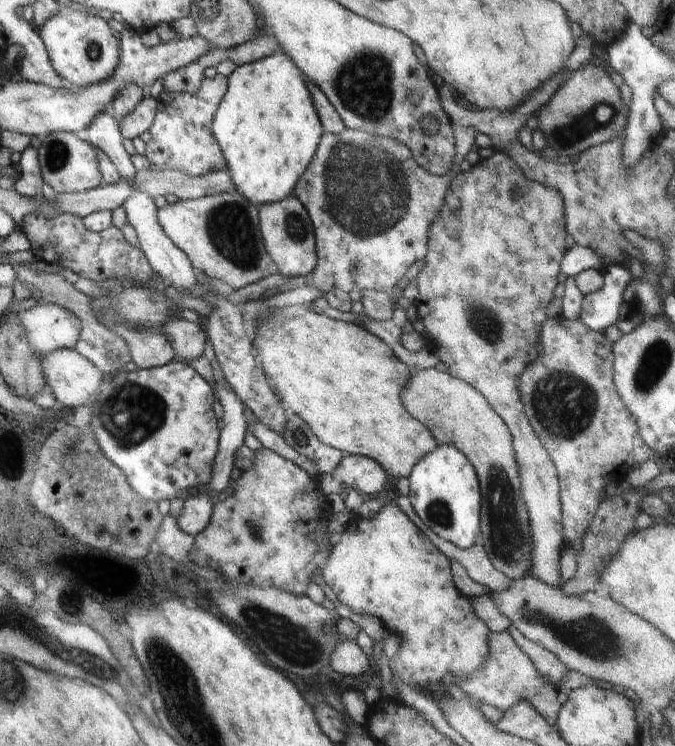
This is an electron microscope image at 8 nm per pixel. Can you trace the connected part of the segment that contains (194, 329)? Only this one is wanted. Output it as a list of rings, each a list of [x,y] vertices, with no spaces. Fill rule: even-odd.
[[[170,318],[163,324],[161,331],[179,360],[190,363],[203,355],[207,336],[200,325],[186,319]]]

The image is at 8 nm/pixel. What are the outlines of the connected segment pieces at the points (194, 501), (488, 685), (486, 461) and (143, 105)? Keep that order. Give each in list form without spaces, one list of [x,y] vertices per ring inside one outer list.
[[[199,493],[197,496],[188,496],[182,503],[183,507],[177,516],[180,530],[192,535],[201,533],[206,528],[215,505],[212,498],[206,493]]]
[[[506,630],[501,633],[492,633],[489,636],[489,658],[478,673],[469,679],[461,679],[456,684],[476,699],[482,700],[485,705],[490,704],[505,713],[519,701],[528,701],[540,716],[550,724],[556,726],[557,714],[561,709],[558,701],[558,686],[548,684],[536,670],[530,657],[515,643],[512,635]]]
[[[435,368],[410,370],[411,379],[402,396],[406,410],[430,430],[438,445],[450,445],[460,450],[478,475],[482,496],[480,540],[490,562],[510,580],[528,577],[533,566],[533,538],[520,496],[519,470],[509,428],[486,398],[462,379]]]
[[[151,95],[144,97],[125,117],[118,126],[123,138],[136,138],[148,130],[155,119],[158,110],[158,100]]]

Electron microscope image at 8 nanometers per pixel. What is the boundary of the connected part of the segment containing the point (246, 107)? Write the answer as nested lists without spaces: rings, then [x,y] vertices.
[[[282,51],[254,64],[238,65],[227,78],[226,94],[211,125],[233,186],[252,204],[288,198],[324,133],[301,70]]]

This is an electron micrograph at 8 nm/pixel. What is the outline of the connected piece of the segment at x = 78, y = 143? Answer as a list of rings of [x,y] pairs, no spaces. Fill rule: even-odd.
[[[58,131],[42,138],[41,148],[37,151],[39,168],[43,184],[52,187],[57,195],[60,193],[84,193],[96,189],[102,182],[100,163],[94,146],[81,140],[76,133]]]

